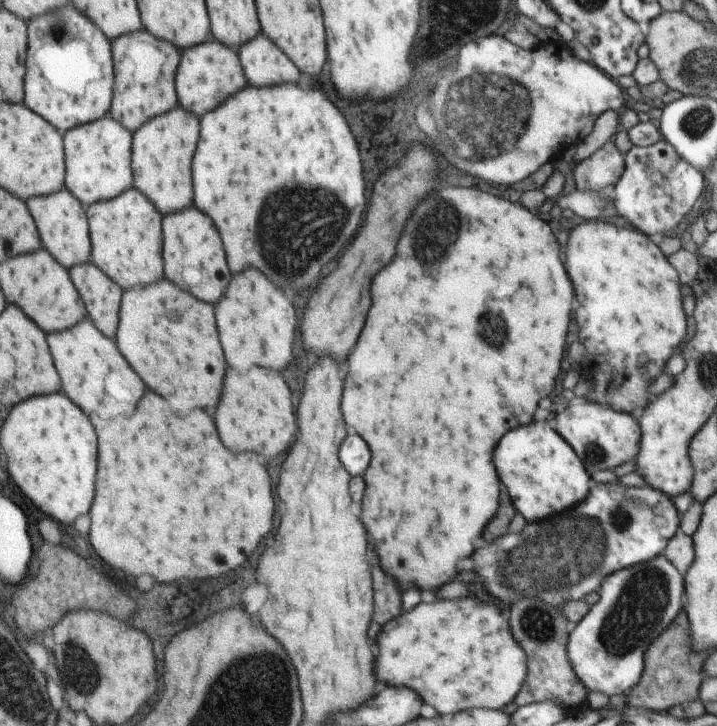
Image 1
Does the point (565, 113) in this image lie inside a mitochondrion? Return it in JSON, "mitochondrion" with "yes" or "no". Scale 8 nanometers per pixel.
{"mitochondrion":"no"}

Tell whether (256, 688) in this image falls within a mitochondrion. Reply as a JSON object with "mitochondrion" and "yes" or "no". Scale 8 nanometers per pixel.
{"mitochondrion":"yes"}

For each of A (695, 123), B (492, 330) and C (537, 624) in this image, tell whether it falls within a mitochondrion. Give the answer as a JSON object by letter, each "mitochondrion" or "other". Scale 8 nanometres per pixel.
{"A":"mitochondrion","B":"mitochondrion","C":"mitochondrion"}

